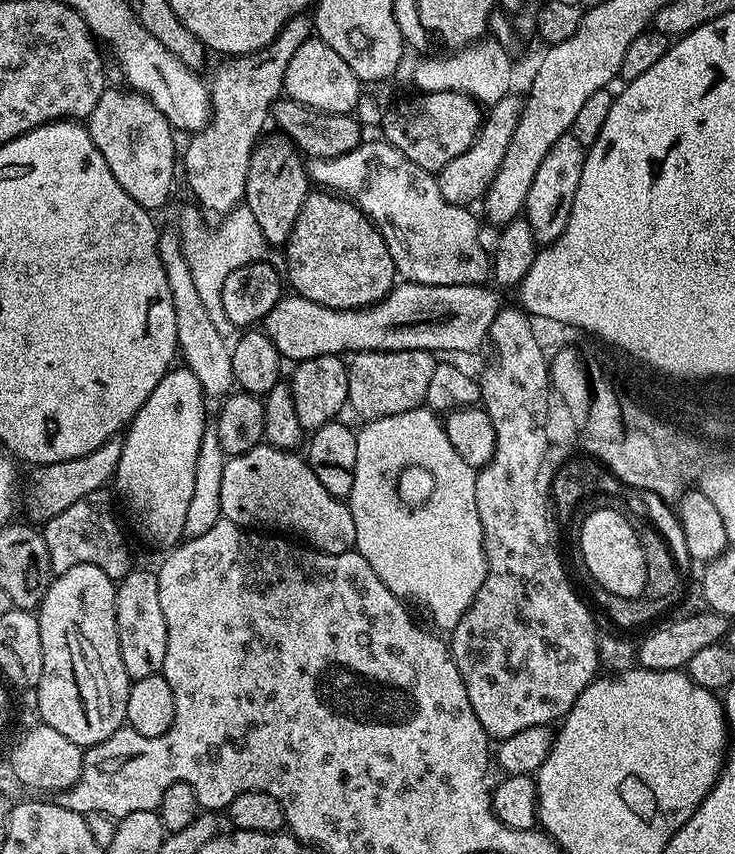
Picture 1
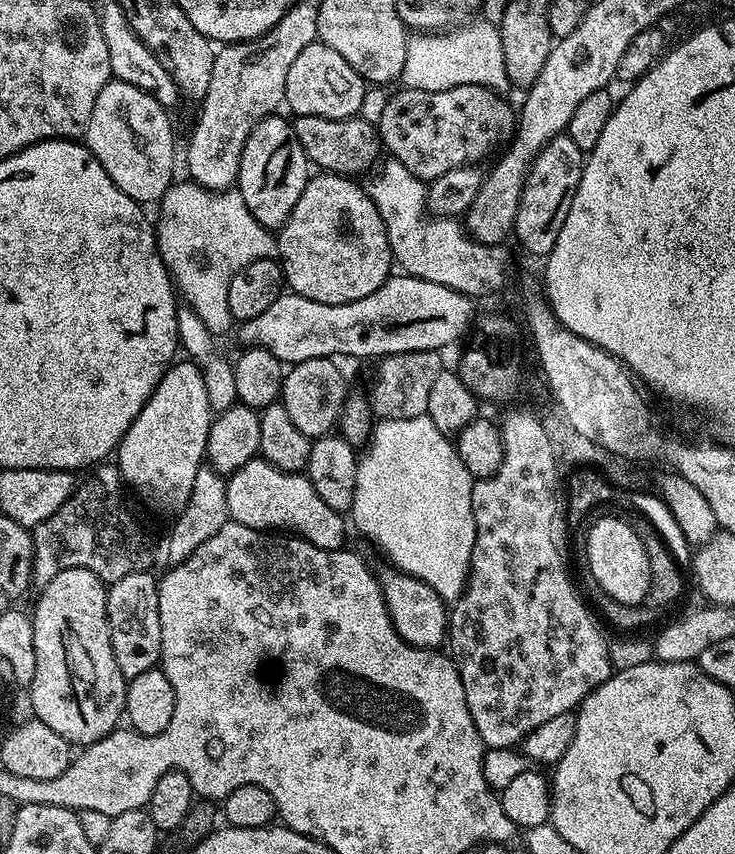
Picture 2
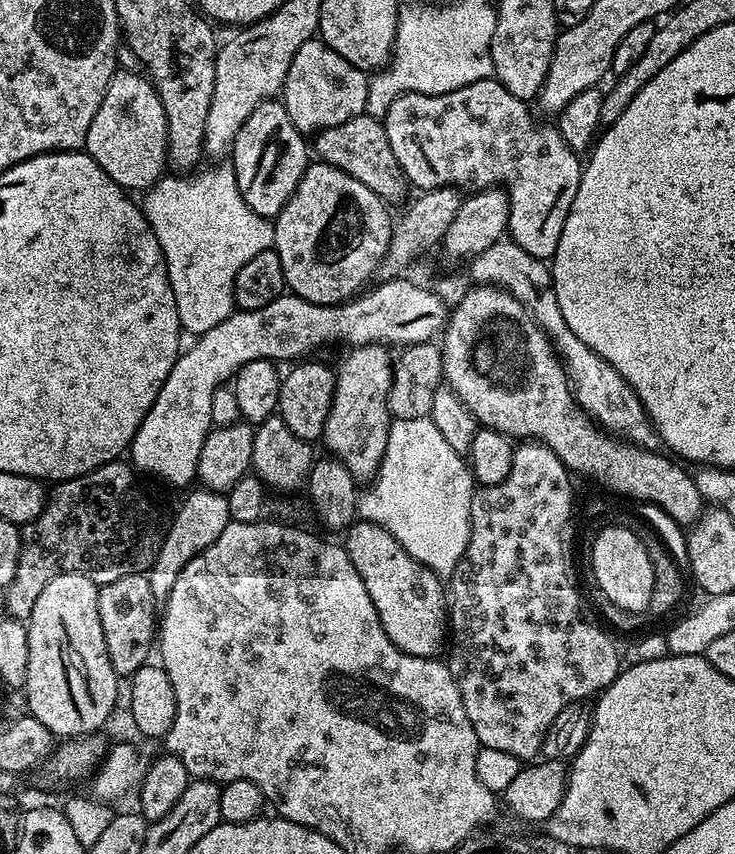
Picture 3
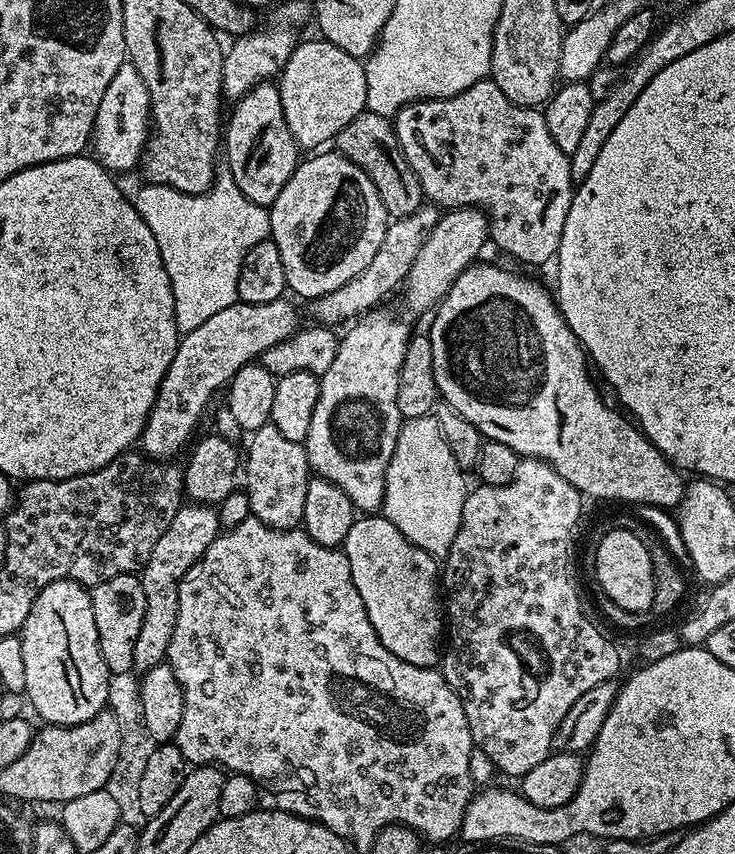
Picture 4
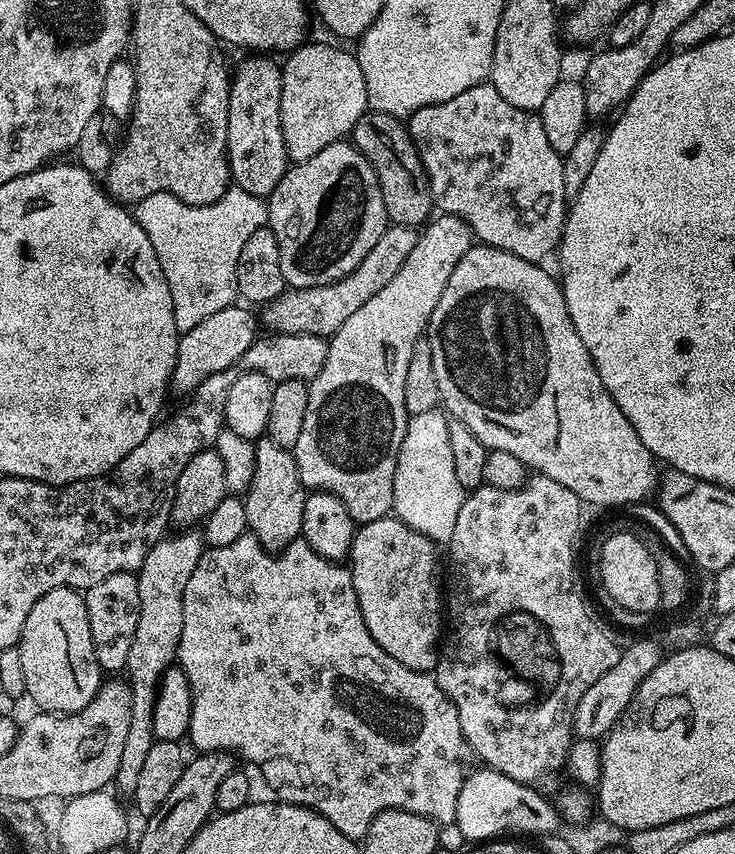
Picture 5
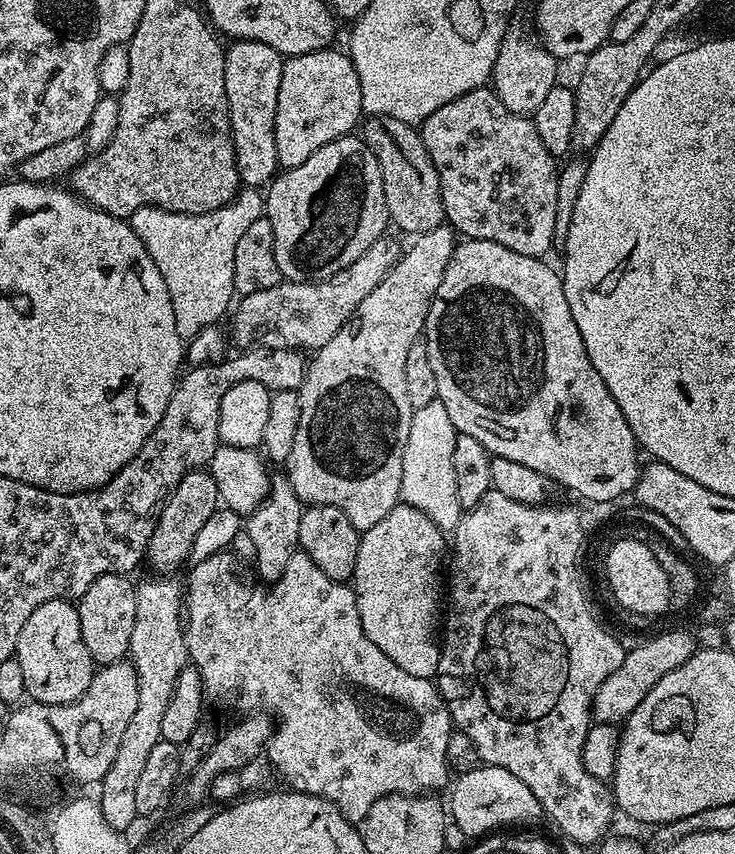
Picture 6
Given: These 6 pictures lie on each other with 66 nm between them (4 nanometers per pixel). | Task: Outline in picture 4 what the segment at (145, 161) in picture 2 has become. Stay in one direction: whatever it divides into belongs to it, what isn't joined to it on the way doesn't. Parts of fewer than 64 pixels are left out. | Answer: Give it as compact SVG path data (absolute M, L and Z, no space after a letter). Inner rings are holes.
M126 62L110 78L110 86L106 86L106 94L102 94L102 102L98 102L98 114L92 127L91 151L109 172L119 174L128 172L141 163L144 145L150 135L150 117L152 103L146 90L146 82L142 82L142 74L131 62Z

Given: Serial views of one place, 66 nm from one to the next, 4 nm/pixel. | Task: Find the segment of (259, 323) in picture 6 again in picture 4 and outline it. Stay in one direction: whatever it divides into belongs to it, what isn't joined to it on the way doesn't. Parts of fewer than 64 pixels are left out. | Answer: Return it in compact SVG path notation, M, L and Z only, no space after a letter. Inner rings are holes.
M425 202L408 216L393 219L386 230L386 238L382 238L378 254L374 254L374 262L370 262L370 266L366 266L358 278L350 278L346 286L330 290L330 294L322 294L314 301L315 319L325 326L340 326L343 320L352 322L373 311L379 305L376 304L379 300L386 299L395 288L397 291L403 285L410 266L414 264L414 258L418 256L418 250L422 250L422 242L426 242L430 230L440 221L441 215L437 205Z

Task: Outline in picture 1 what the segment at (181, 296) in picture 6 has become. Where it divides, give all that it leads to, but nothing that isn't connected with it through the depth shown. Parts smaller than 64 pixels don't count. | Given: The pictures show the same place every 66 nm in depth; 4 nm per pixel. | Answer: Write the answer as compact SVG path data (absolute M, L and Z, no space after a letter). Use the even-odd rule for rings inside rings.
M196 206L191 207L181 214L178 221L182 254L186 260L186 266L190 268L190 278L194 278L198 298L202 300L202 306L206 308L207 317L210 318L210 322L214 322L218 334L222 334L224 340L232 342L237 339L238 330L234 322L226 318L226 310L222 310L222 286L226 283L227 276L234 274L234 270L238 270L238 266L246 266L255 260L268 260L274 248L268 243L258 226L258 221L254 219L254 214L250 214L246 206L229 212L217 223L220 224L217 228L207 228L204 225L205 217L201 209Z

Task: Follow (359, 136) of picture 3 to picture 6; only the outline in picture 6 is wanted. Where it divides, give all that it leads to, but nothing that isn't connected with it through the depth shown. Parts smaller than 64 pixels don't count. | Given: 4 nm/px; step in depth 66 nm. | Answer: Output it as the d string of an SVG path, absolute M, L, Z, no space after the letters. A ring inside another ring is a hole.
M368 116L363 121L363 128L362 138L374 158L378 158L382 170L382 190L386 194L389 221L411 234L434 230L445 223L438 170L419 135L408 136L409 124L389 116Z

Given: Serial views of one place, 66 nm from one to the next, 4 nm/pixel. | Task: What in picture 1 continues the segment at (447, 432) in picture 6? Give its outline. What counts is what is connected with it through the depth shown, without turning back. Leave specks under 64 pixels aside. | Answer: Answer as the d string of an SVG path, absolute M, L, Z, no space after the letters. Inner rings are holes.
M427 406L406 410L406 414L394 414L390 418L370 420L363 427L364 429L359 429L356 432L356 465L352 471L354 486L352 487L352 493L346 497L348 509L354 518L355 551L360 552L362 558L366 558L366 562L370 562L370 570L374 570L374 574L378 574L378 578L382 578L384 585L395 596L399 596L401 600L411 602L413 605L415 605L414 603L421 604L428 611L429 618L437 624L437 626L435 625L437 629L450 630L454 626L458 626L458 622L474 602L474 598L488 573L484 539L482 538L482 522L478 518L478 506L474 502L477 469L470 467L466 462L462 462L462 458L454 450L454 446L450 446L450 438L446 438L441 417L429 410Z

